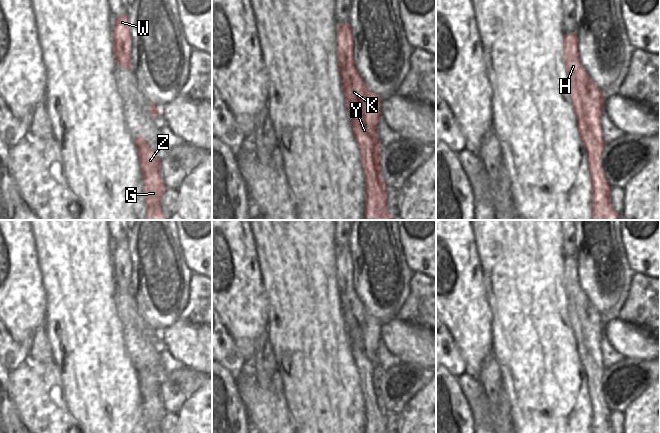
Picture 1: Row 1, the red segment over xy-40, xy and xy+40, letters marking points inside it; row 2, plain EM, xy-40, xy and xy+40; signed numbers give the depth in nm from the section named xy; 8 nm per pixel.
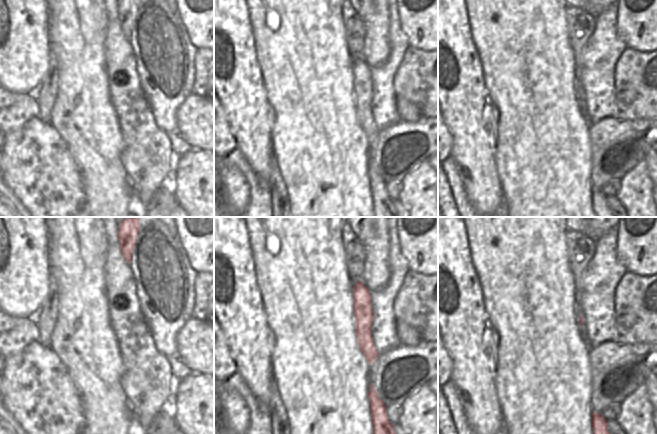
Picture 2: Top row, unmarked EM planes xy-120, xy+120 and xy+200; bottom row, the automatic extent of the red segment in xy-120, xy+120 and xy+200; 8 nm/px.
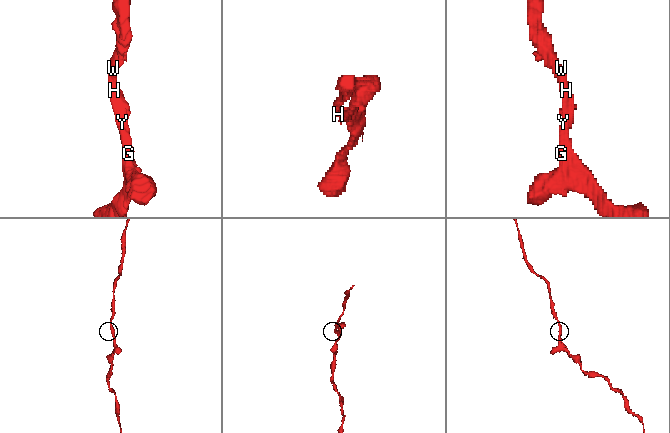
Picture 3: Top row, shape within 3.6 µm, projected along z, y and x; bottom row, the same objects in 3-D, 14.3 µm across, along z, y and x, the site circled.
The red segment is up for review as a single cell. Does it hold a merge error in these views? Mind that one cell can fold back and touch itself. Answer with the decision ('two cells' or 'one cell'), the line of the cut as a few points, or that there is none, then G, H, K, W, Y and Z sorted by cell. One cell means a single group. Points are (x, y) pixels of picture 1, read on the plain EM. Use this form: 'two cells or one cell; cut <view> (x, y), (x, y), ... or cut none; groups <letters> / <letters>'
one cell; cut none; groups G H K W Y Z

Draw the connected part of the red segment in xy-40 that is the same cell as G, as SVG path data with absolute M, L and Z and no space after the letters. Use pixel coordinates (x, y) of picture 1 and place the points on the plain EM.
M142 360L135 362L133 367L139 381L147 433L161 433L161 421L167 413L161 401L161 386Z

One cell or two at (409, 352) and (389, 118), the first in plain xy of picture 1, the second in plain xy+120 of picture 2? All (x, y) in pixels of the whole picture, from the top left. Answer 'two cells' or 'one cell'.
two cells

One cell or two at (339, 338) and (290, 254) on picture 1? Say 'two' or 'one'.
one

